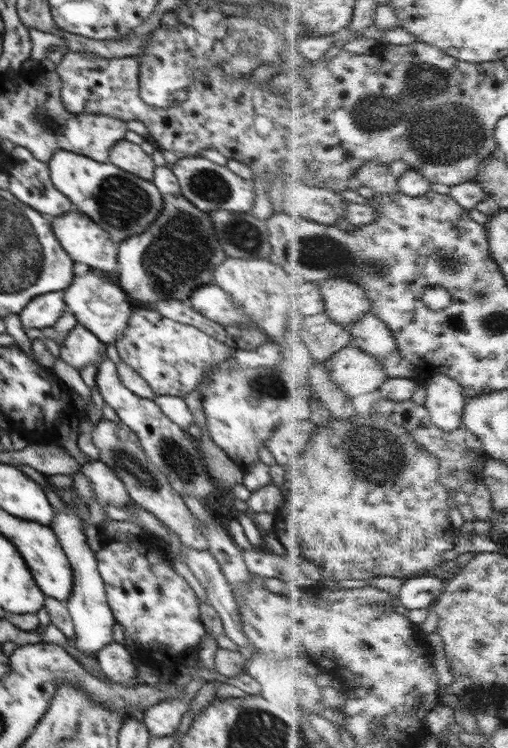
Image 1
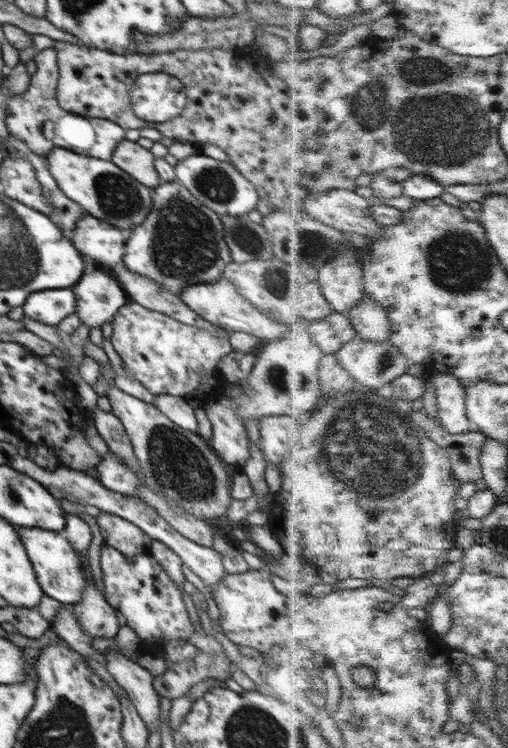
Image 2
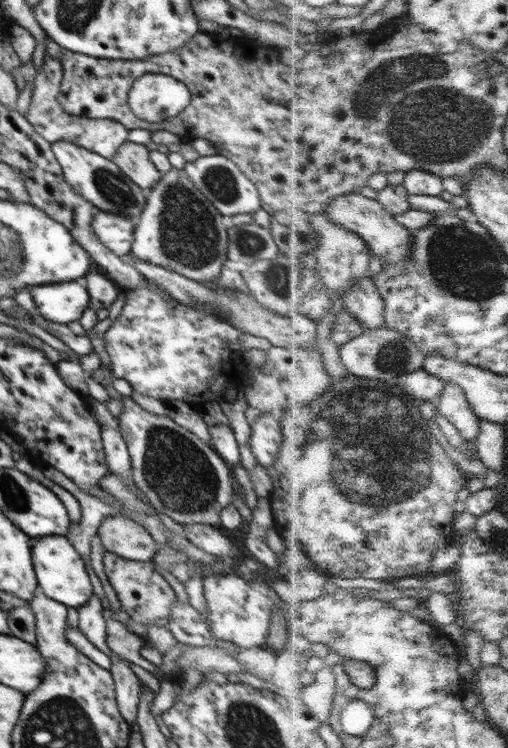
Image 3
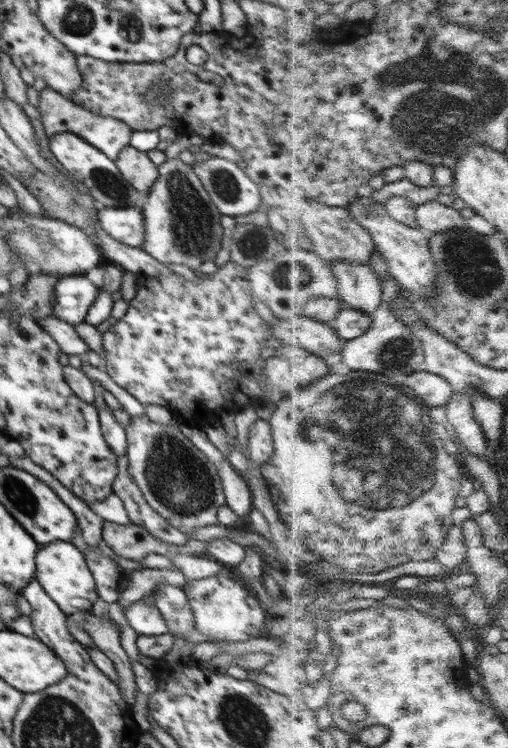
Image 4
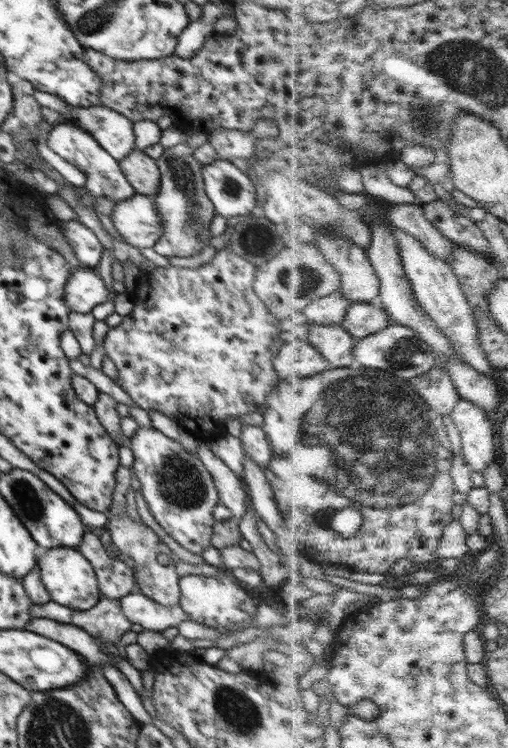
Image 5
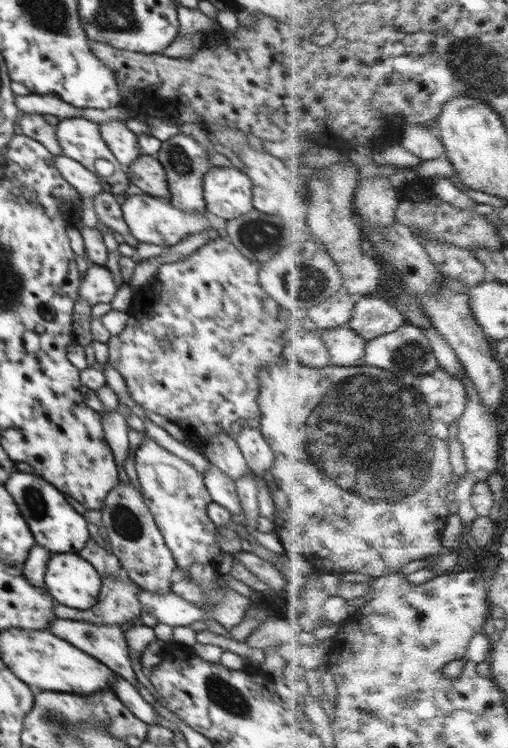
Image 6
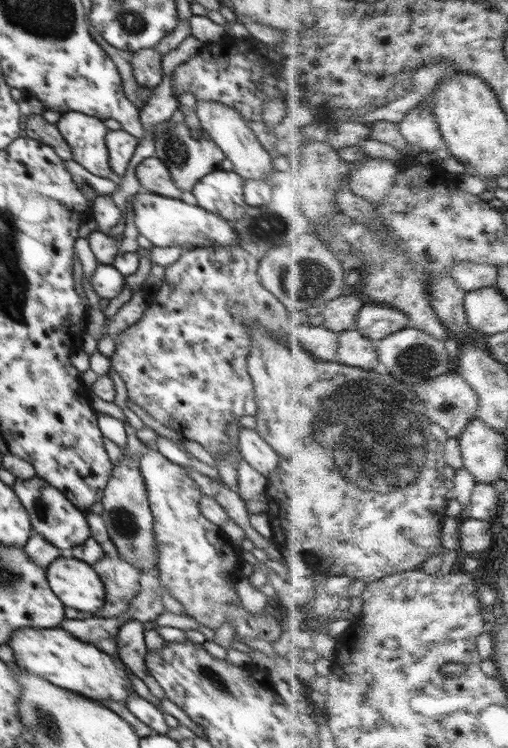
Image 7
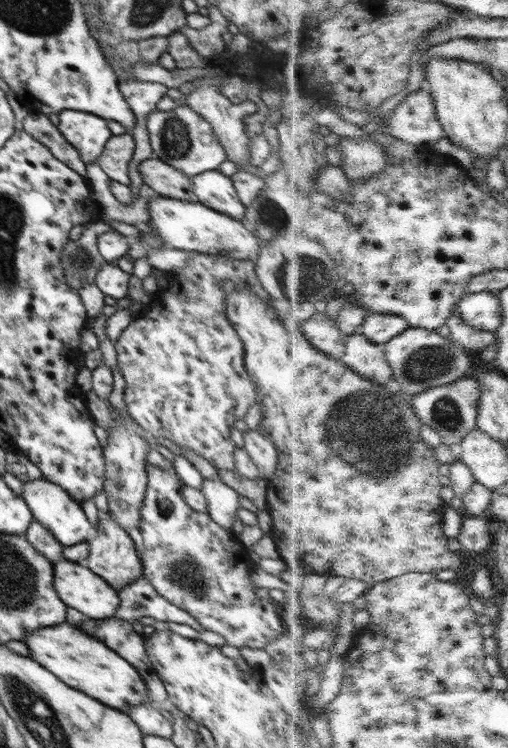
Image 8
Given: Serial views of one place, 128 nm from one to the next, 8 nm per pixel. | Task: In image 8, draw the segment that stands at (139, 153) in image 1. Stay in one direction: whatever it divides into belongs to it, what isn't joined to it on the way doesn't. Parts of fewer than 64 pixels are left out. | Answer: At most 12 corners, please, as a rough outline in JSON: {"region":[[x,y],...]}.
{"region":[[158,157],[141,161],[158,196],[199,202],[189,177]]}

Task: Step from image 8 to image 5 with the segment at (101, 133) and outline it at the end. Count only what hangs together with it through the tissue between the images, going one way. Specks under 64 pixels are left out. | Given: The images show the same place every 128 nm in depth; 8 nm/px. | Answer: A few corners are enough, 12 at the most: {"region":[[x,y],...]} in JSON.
{"region":[[54,125],[47,146],[86,174],[90,195],[136,193],[118,161],[79,125]]}

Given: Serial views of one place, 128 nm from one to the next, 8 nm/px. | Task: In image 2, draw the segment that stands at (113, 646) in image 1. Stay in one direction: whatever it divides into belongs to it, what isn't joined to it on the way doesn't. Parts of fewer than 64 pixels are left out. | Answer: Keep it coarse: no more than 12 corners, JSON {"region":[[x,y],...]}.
{"region":[[112,648],[105,667],[126,691],[149,732],[161,698],[153,675]]}

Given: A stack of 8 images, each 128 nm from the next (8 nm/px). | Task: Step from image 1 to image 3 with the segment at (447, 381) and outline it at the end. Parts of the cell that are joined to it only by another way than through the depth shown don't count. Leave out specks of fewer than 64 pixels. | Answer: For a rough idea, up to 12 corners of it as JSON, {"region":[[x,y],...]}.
{"region":[[446,382],[438,409],[467,441],[481,418],[460,384]]}

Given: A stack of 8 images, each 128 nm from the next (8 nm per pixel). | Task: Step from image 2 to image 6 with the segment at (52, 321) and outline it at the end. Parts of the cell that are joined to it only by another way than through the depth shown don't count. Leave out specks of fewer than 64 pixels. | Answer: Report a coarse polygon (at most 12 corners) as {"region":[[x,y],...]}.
{"region":[[105,265],[81,277],[78,299],[110,303],[119,286]]}

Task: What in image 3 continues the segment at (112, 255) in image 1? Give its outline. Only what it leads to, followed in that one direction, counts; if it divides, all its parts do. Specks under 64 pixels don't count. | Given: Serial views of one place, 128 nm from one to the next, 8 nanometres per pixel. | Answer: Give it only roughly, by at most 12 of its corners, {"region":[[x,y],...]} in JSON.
{"region":[[99,210],[98,239],[119,257],[131,252],[135,219]]}

